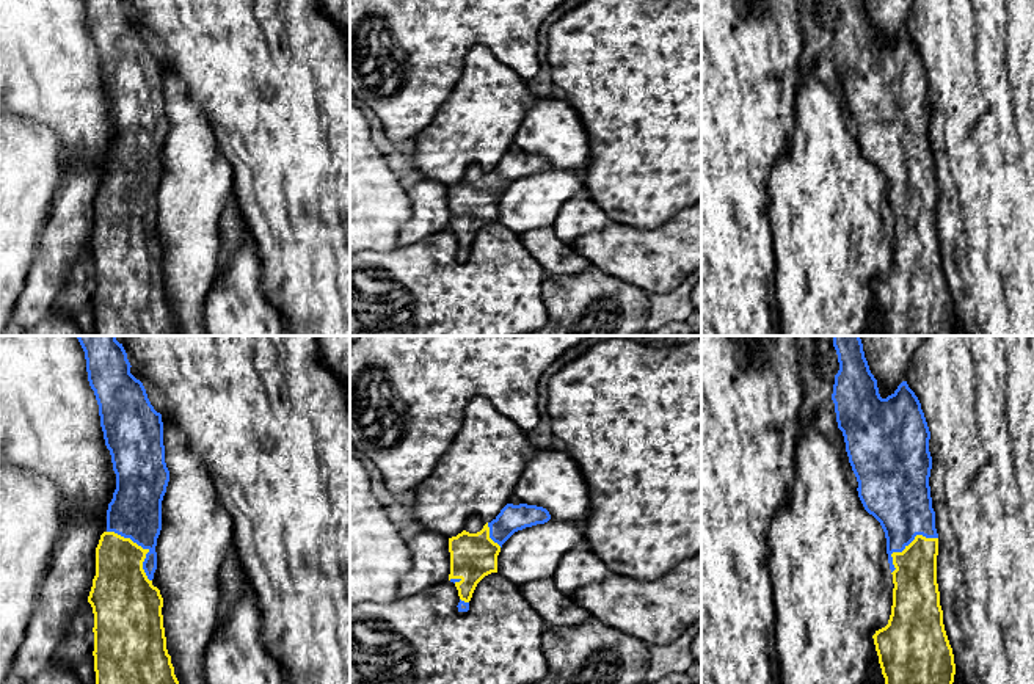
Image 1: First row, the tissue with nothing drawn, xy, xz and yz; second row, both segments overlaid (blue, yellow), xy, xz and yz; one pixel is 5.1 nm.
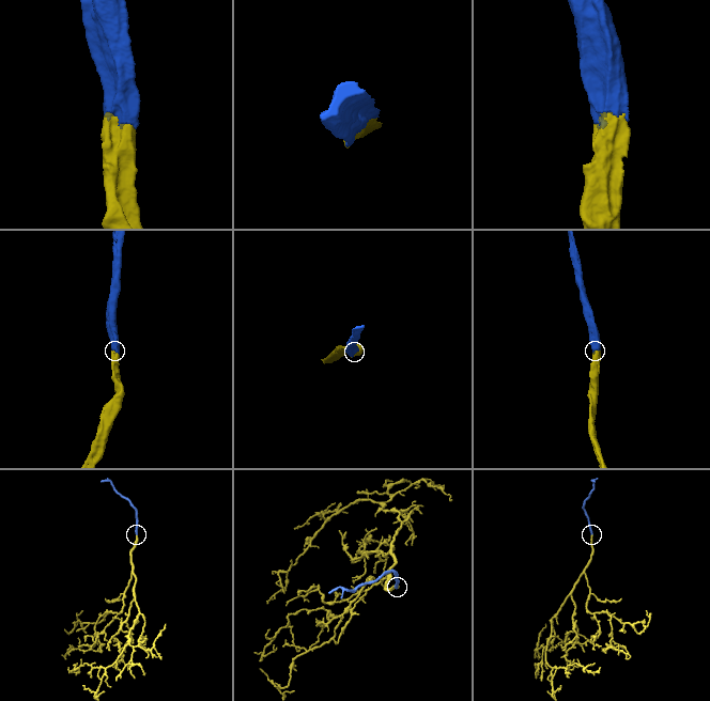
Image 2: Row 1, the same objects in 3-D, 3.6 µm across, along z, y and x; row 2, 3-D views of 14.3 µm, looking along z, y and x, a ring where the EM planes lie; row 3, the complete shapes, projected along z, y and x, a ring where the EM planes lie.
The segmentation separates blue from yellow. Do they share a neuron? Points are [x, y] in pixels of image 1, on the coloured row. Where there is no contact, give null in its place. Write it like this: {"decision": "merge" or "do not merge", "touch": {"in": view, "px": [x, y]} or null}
{"decision": "merge", "touch": {"in": "xy", "px": [143, 548]}}

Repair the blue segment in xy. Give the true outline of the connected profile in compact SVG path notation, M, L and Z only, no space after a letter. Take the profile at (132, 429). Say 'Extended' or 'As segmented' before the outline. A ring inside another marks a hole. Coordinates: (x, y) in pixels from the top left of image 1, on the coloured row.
Extended. M77 336L77 339L85 351L88 381L99 405L104 439L116 474L116 489L107 510L107 530L96 548L96 576L88 596L94 613L96 684L179 684L166 649L163 598L152 585L157 569L155 546L162 530L162 500L169 482L162 414L151 405L143 383L130 373L132 366L116 336Z

